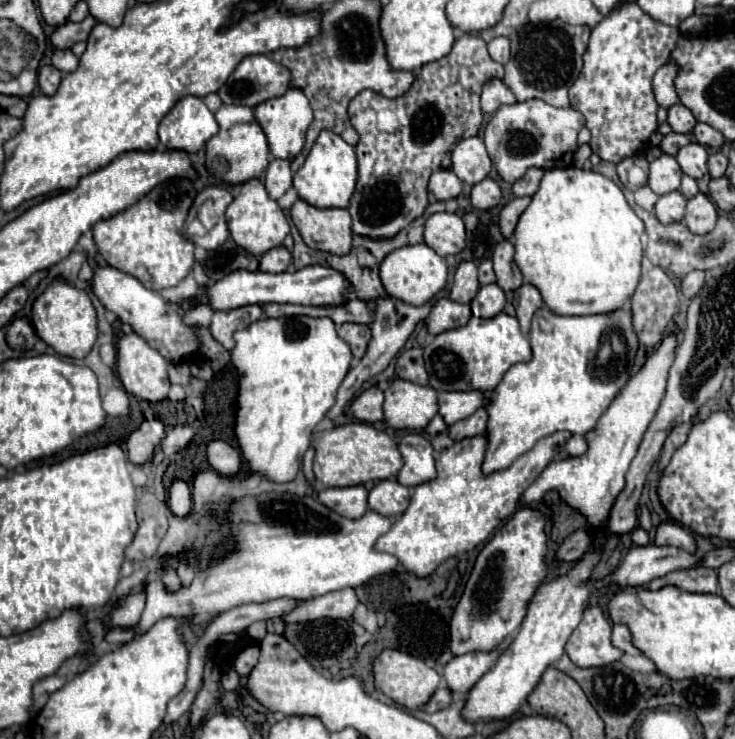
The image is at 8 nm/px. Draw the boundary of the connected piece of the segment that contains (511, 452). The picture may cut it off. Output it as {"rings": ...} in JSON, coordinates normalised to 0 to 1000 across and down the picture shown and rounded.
{"rings":[[[743,414],[724,430],[721,465],[724,487],[699,493],[667,533],[661,549],[664,606],[656,628],[661,644],[691,633],[732,595],[762,582],[776,585],[776,593],[756,606],[759,614],[792,617],[797,612],[795,587],[811,576],[811,568],[854,517],[871,471],[854,419],[827,428],[759,428]]]}

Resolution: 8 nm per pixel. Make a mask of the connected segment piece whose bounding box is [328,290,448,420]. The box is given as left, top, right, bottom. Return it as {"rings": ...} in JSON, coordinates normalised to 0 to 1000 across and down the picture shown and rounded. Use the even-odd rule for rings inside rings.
{"rings":[[[610,392],[596,395],[585,409],[580,409],[580,411],[574,411],[574,414],[561,414],[561,411],[552,411],[552,409],[547,409],[547,406],[541,406],[541,403],[533,403],[533,401],[512,403],[512,433],[509,433],[506,441],[503,441],[503,444],[506,444],[506,457],[503,457],[503,463],[501,463],[501,474],[498,474],[498,479],[490,484],[490,490],[487,490],[487,493],[473,503],[473,509],[468,512],[468,517],[465,517],[465,522],[463,522],[463,528],[460,528],[460,536],[457,536],[457,547],[454,547],[454,549],[449,552],[449,558],[446,558],[446,566],[449,566],[449,568],[454,568],[457,563],[465,560],[468,547],[482,539],[482,530],[490,528],[498,514],[503,514],[506,509],[517,506],[517,503],[531,493],[531,487],[547,474],[547,468],[552,465],[555,455],[563,449],[566,438],[569,438],[571,433],[580,433],[580,428],[585,425],[588,414],[599,406],[599,401],[604,403],[607,395],[610,395]]]}

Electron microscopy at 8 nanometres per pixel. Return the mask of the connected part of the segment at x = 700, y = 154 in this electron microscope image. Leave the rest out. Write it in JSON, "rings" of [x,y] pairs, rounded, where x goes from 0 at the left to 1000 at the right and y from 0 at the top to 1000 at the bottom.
{"rings":[[[941,192],[931,200],[925,200],[922,211],[920,211],[922,222],[928,225],[928,233],[936,235],[939,241],[944,244],[952,244],[958,235],[961,235],[961,217],[963,217],[963,206],[955,195],[950,192]]]}

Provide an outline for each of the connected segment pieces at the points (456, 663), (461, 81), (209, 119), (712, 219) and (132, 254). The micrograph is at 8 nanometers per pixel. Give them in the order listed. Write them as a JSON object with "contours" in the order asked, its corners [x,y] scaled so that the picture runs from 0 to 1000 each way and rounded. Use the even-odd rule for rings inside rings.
{"contours":[[[[680,880],[667,882],[637,882],[620,888],[615,896],[604,901],[604,917],[615,936],[637,936],[675,896]]],[[[629,46],[620,51],[620,60],[610,76],[601,81],[585,84],[574,89],[574,95],[566,100],[566,111],[561,119],[541,133],[522,133],[509,122],[495,122],[484,133],[479,133],[473,143],[473,157],[479,171],[484,173],[490,189],[484,195],[484,211],[487,211],[487,249],[484,260],[476,271],[473,287],[479,292],[479,311],[490,319],[512,319],[512,322],[528,322],[541,317],[547,309],[552,309],[561,298],[577,290],[582,279],[582,241],[590,230],[612,227],[615,217],[612,208],[618,198],[629,187],[648,184],[656,168],[656,152],[653,152],[653,124],[661,108],[667,106],[683,106],[686,89],[672,84],[664,73],[661,57],[650,46]],[[525,146],[541,157],[541,173],[536,179],[520,179],[514,176],[514,152]]],[[[250,130],[218,165],[218,189],[231,203],[267,208],[297,179],[297,165],[267,130]]],[[[950,263],[936,271],[933,292],[928,300],[936,306],[941,317],[963,317],[974,306],[974,295],[977,295],[974,279],[966,273],[963,265]]],[[[234,241],[212,252],[182,279],[128,303],[125,314],[133,341],[152,363],[188,376],[199,390],[220,392],[239,387],[264,357],[264,333],[245,314],[264,268],[267,257],[256,241]]]]}

